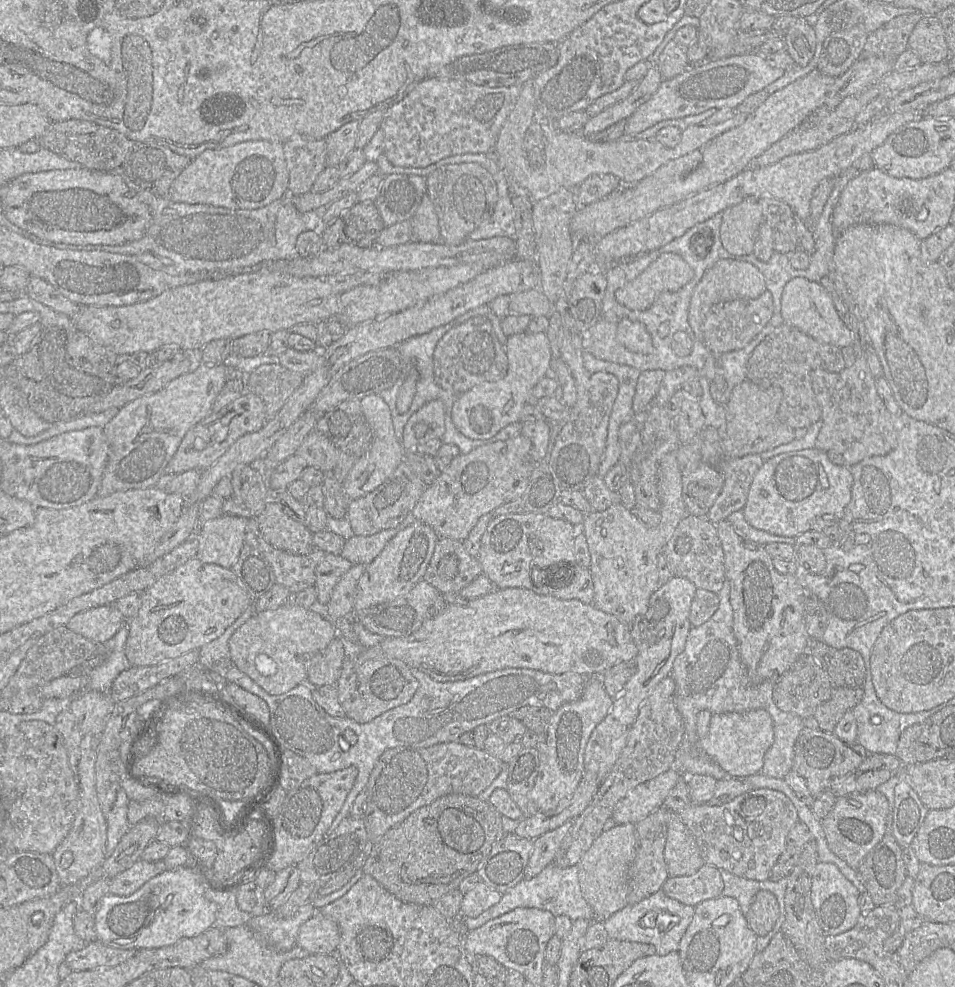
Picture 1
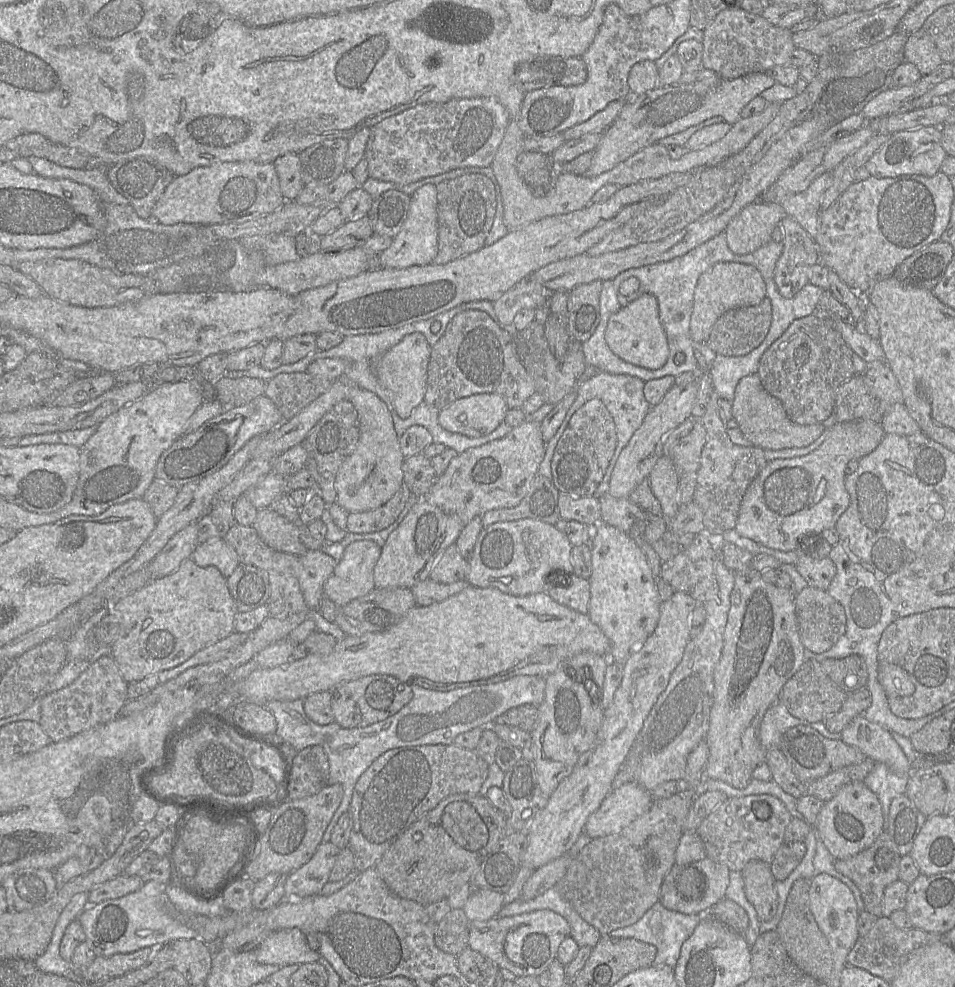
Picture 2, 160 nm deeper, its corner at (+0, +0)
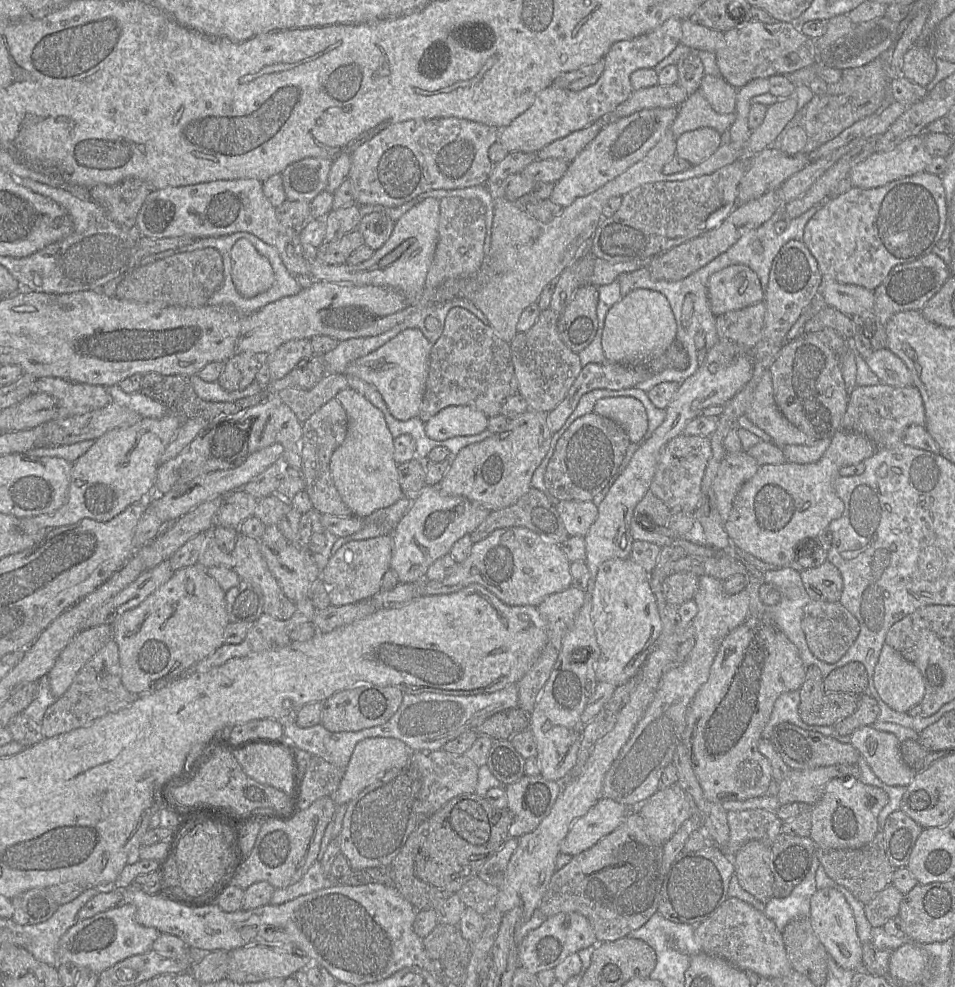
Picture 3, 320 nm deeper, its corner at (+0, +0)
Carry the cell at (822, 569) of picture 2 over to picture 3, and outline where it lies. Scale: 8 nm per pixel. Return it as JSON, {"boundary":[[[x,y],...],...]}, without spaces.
{"boundary":[[[828,560],[816,568],[801,570],[800,577],[811,600],[840,601],[843,579],[840,571]]]}

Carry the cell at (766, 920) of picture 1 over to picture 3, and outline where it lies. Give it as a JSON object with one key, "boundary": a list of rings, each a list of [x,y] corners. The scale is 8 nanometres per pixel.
{"boundary":[[[751,840],[731,858],[742,889],[759,901],[767,902],[773,897],[770,846]]]}

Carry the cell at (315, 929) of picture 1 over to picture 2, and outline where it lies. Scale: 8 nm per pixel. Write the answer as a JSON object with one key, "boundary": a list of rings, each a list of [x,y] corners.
{"boundary":[[[298,928],[272,932],[254,951],[259,963],[281,967],[316,962],[321,957],[318,952],[310,948],[306,936]]]}

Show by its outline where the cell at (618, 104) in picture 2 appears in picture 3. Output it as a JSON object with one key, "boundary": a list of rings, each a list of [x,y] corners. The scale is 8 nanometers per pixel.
{"boundary":[[[602,118],[587,127],[557,139],[536,152],[536,160],[561,159],[568,163],[590,144],[604,126]]]}

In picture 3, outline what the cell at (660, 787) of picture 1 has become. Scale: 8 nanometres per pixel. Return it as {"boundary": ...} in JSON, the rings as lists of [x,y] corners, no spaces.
{"boundary":[[[600,798],[588,812],[571,825],[566,837],[560,844],[560,853],[575,856],[591,848],[602,838],[613,832],[626,819],[631,808],[610,798]]]}

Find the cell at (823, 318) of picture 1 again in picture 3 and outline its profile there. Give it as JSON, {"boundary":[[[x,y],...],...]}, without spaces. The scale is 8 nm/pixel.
{"boundary":[[[888,348],[874,352],[865,362],[881,383],[893,387],[913,386],[912,376],[905,363]]]}

